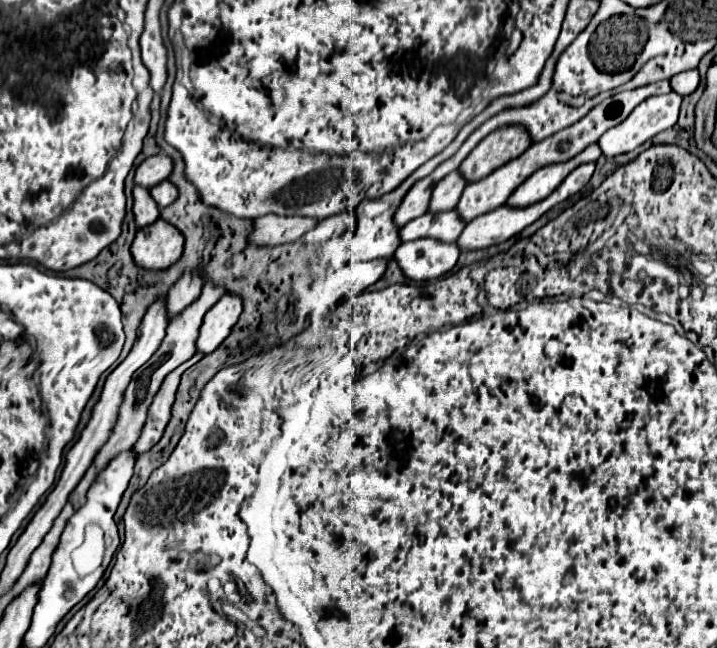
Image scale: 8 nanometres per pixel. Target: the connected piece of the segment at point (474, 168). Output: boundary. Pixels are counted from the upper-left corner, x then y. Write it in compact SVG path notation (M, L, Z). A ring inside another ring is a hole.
M505 125L491 131L461 163L459 171L465 173L467 181L477 181L487 177L491 171L519 157L529 145L531 135L523 125Z

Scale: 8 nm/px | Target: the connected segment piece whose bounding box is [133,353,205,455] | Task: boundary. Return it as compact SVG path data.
M193 355L193 359L185 361L181 367L177 367L177 371L171 371L167 377L165 377L165 383L161 383L157 395L153 397L153 403L149 405L149 415L147 415L147 421L145 421L145 427L135 443L135 453L143 453L143 451L149 451L163 435L165 431L165 425L169 423L169 417L171 417L171 405L175 401L175 391L179 387L179 379L183 375L183 371L187 371L191 365L195 365L197 361L201 361L205 355Z

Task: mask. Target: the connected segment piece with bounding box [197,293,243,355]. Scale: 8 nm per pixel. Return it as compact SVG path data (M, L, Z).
M225 293L209 313L205 313L205 321L201 325L201 333L197 339L197 351L211 353L215 351L223 339L231 333L231 327L237 323L243 311L243 303L239 295Z

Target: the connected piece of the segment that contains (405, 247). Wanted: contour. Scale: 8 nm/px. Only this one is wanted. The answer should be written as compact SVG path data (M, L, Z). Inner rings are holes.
M435 239L401 243L395 251L395 259L403 273L413 281L429 281L447 275L455 267L459 255L461 249L457 247L457 241L441 243Z

